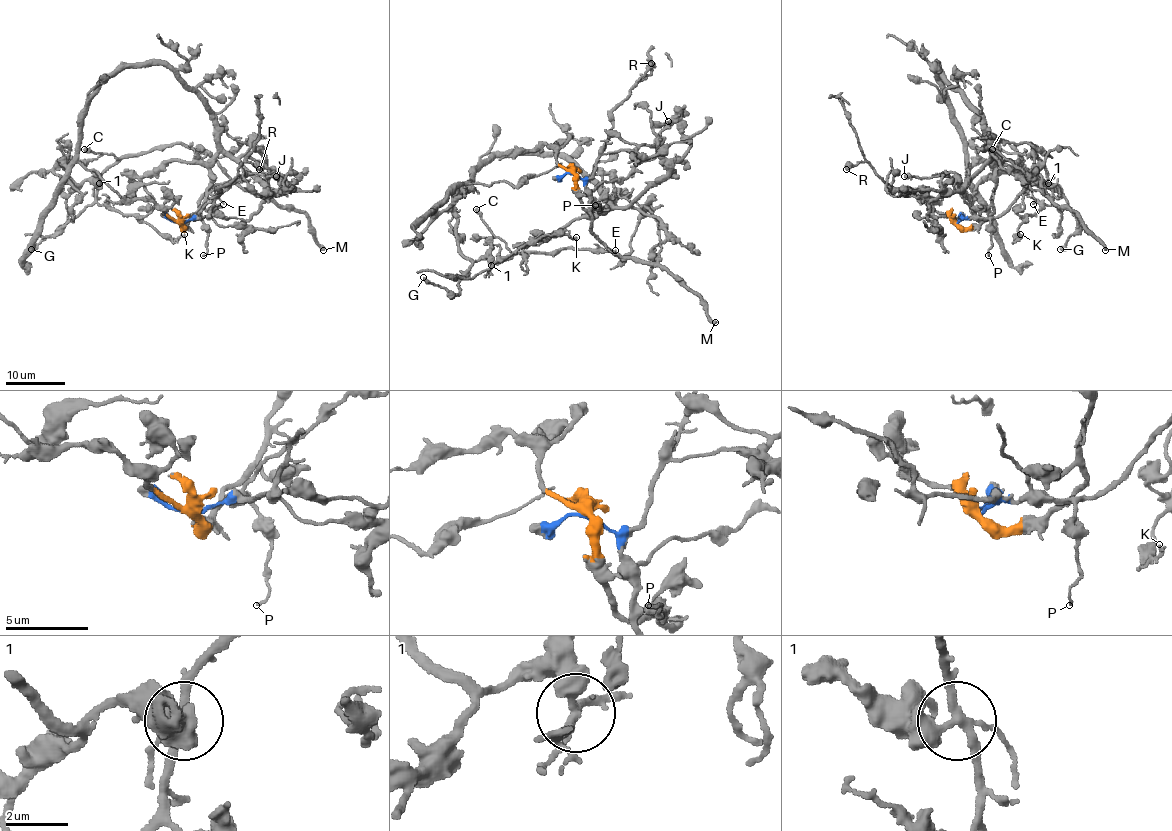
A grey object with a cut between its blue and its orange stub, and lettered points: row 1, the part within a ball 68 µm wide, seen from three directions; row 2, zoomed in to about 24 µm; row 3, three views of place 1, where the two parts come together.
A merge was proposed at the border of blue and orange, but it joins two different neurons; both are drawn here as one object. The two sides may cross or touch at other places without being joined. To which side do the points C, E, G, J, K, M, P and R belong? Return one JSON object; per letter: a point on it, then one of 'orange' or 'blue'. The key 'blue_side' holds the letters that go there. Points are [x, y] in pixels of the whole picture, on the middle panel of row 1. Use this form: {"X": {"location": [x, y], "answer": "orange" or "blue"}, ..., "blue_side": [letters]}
{"C": {"location": [476, 209], "answer": "blue"}, "E": {"location": [615, 250], "answer": "blue"}, "G": {"location": [423, 277], "answer": "orange"}, "J": {"location": [668, 121], "answer": "blue"}, "K": {"location": [576, 237], "answer": "blue"}, "M": {"location": [715, 322], "answer": "blue"}, "P": {"location": [595, 205], "answer": "blue"}, "R": {"location": [651, 63], "answer": "blue"}, "blue_side": ["C", "E", "J", "K", "M", "P", "R"]}

